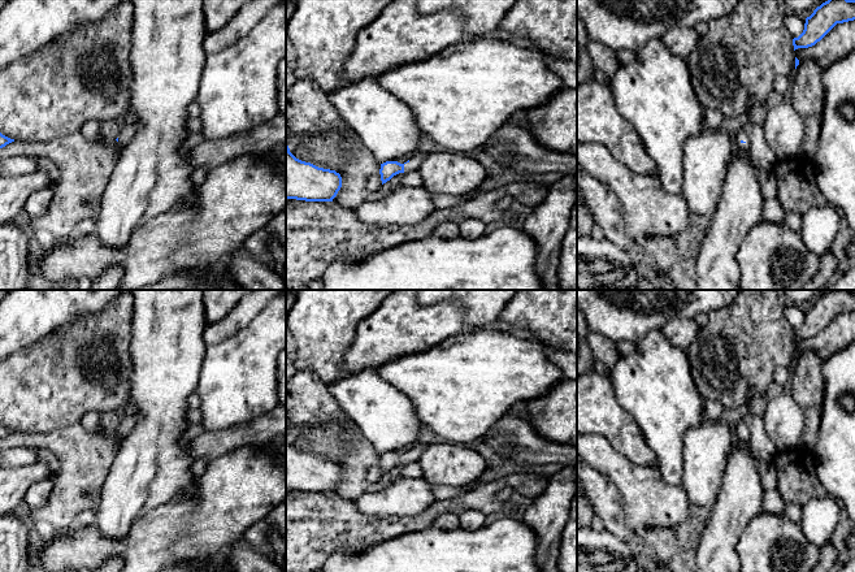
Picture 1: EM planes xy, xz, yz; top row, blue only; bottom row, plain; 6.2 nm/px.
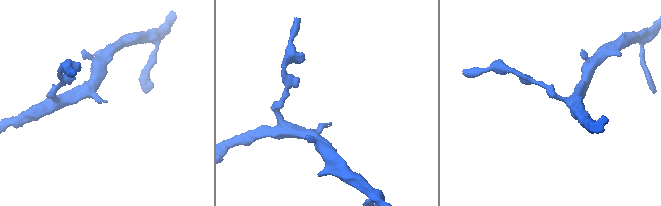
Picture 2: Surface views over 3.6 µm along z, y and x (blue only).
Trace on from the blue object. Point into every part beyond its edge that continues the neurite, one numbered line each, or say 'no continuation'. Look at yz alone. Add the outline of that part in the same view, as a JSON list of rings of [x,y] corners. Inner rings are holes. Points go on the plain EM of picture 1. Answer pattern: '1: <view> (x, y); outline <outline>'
1: yz (741, 425); outline [[[741,419],[735,424],[735,432],[738,434],[739,441],[747,442],[750,439],[750,430],[745,421]]]

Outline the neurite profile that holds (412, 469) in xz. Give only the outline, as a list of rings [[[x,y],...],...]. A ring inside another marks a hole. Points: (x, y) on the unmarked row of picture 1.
[[[417,462],[405,463],[402,467],[400,478],[422,478],[422,469]]]

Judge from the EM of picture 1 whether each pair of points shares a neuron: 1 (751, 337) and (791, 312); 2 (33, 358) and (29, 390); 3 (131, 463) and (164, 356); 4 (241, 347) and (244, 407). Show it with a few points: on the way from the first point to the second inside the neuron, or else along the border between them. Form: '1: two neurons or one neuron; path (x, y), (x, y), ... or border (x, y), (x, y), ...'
1: two neurons; border (785, 307), (785, 321), (793, 329)
2: one neuron; path (33, 365), (33, 382)
3: one neuron; path (156, 437), (157, 424), (161, 420), (161, 382)
4: one neuron; path (241, 362), (241, 393)

